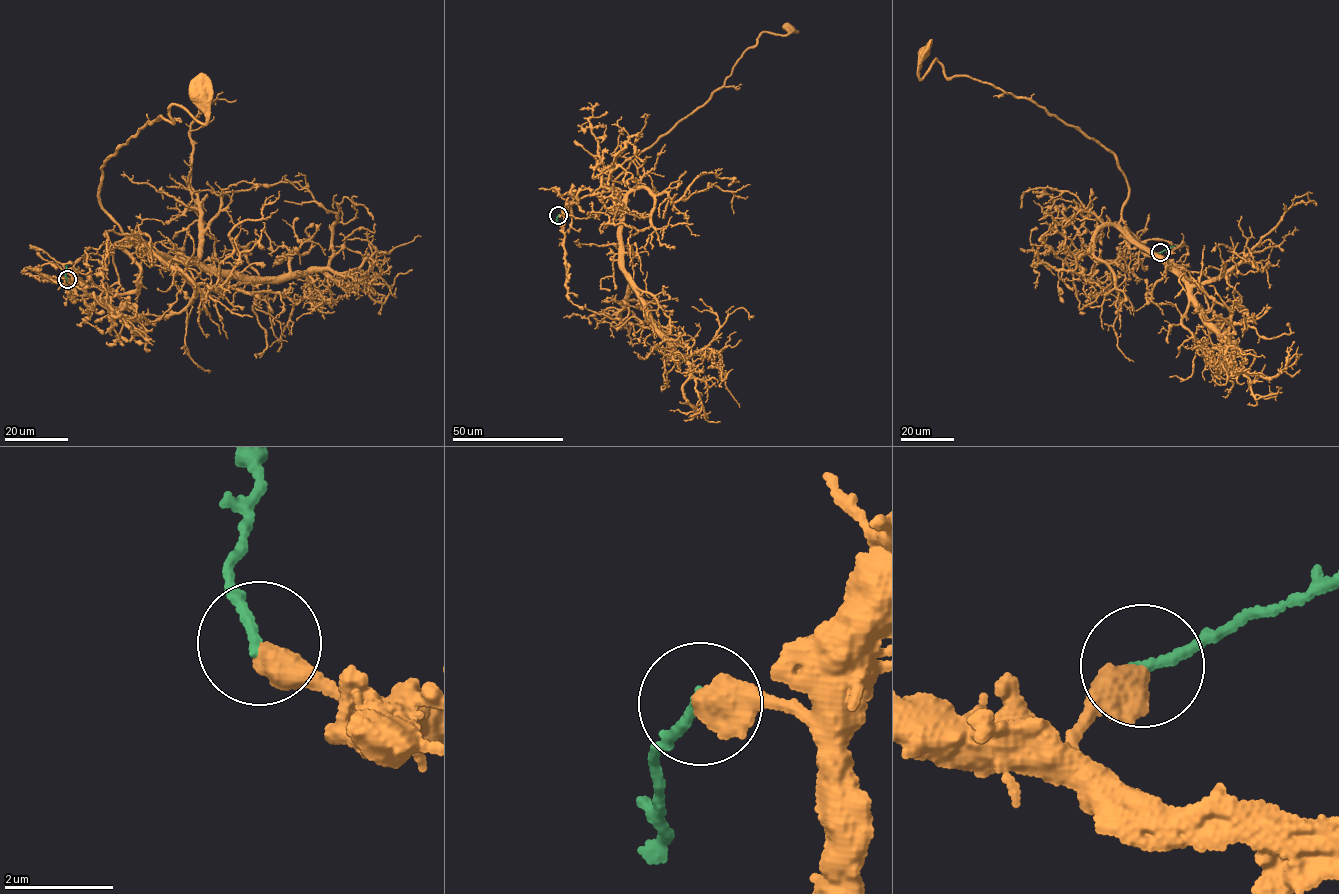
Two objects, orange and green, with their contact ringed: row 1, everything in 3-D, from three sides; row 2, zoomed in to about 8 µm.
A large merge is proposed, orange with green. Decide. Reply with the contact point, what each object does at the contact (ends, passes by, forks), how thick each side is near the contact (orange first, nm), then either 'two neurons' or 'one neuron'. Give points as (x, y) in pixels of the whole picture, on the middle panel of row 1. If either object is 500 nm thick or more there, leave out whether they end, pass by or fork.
at (558, 215); 600 nm thick on the orange side, 190 nm on the other; two neurons

